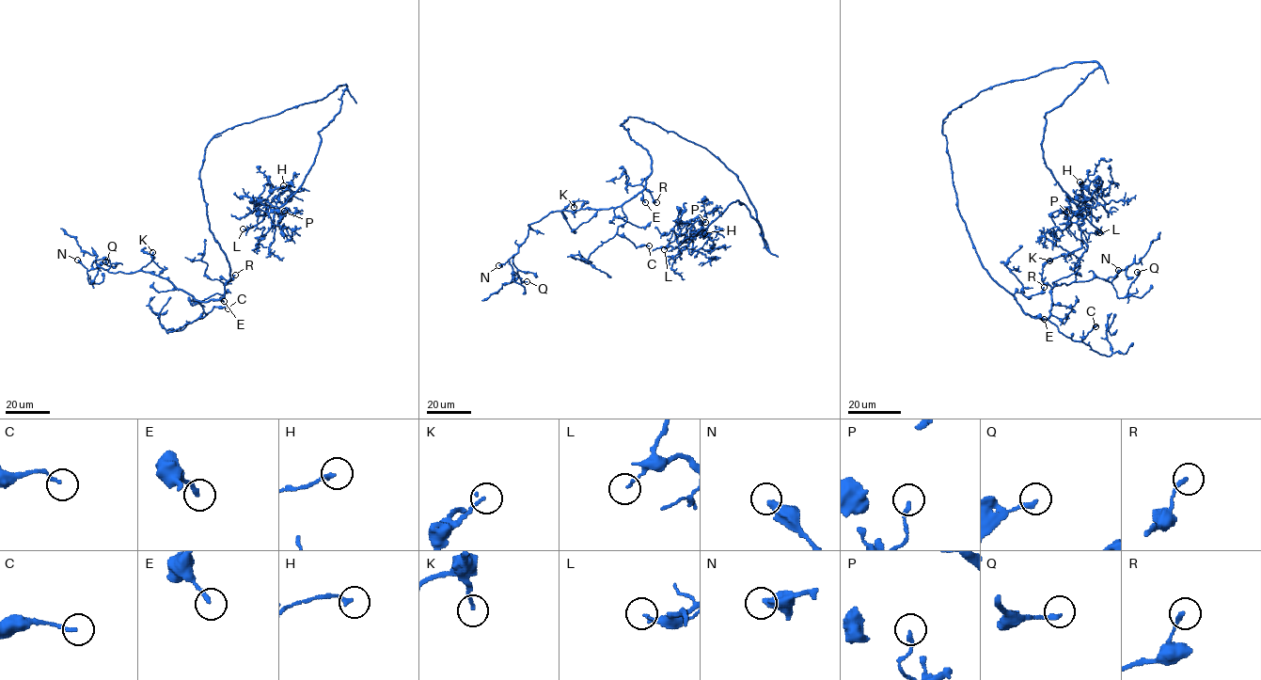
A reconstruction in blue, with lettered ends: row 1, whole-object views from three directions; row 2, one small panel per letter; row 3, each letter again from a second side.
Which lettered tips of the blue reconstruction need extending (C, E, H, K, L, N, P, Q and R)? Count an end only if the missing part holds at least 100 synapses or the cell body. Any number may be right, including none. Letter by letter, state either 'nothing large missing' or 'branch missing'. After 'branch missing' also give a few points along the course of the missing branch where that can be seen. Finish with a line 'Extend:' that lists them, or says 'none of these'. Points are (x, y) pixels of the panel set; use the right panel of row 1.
C: nothing large missing
E: nothing large missing
H: nothing large missing
K: nothing large missing
L: nothing large missing
N: nothing large missing
P: nothing large missing
Q: nothing large missing
R: nothing large missing
Extend: none of these

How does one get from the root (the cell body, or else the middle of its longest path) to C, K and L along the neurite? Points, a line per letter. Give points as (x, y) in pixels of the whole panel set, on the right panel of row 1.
C: (947, 117), (942, 134), (957, 207), (982, 266), (1025, 313), (1049, 320), (1073, 340), (1079, 341), (1095, 326)
K: (947, 117), (942, 134), (972, 247), (1021, 308), (1041, 319), (1051, 308), (1051, 287), (1041, 279), (1049, 260)
L: (947, 117), (995, 86), (1097, 62), (1046, 114), (1041, 146), (1055, 180), (1079, 209), (1091, 209), (1099, 232)

